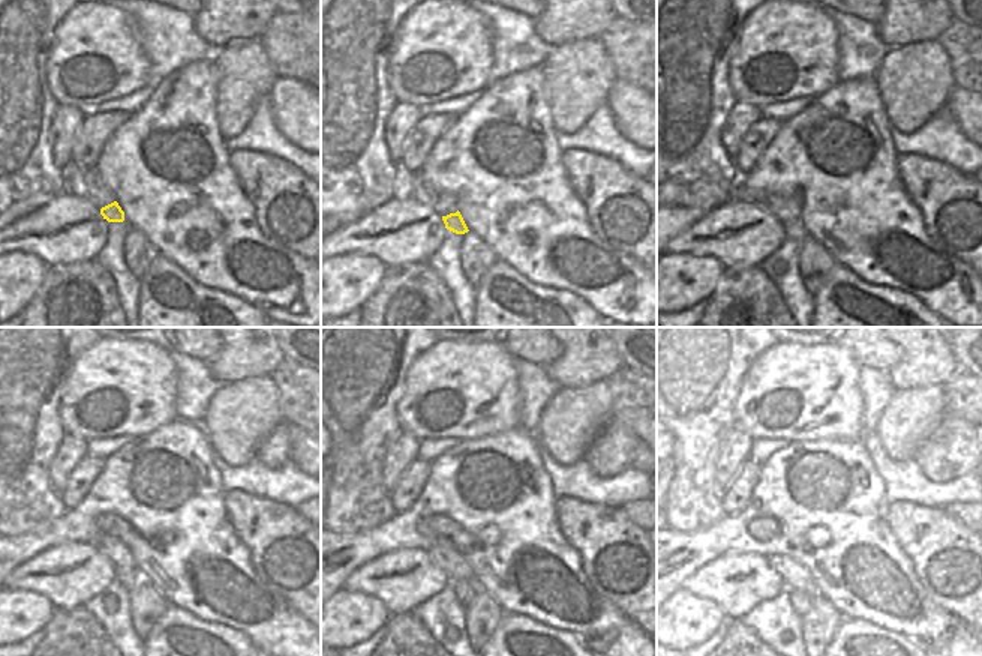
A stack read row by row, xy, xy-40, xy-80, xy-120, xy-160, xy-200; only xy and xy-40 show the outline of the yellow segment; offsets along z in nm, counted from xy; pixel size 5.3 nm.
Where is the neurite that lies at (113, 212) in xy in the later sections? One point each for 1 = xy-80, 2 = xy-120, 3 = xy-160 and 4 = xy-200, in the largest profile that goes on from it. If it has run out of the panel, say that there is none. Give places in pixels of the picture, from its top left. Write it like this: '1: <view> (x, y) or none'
1: xy-80 (796, 231)
2: xy-120 (129, 580)
3: xy-160 (465, 592)
4: xy-200 (801, 604)

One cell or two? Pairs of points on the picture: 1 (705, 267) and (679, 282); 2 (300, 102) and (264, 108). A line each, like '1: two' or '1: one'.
1: one
2: two

